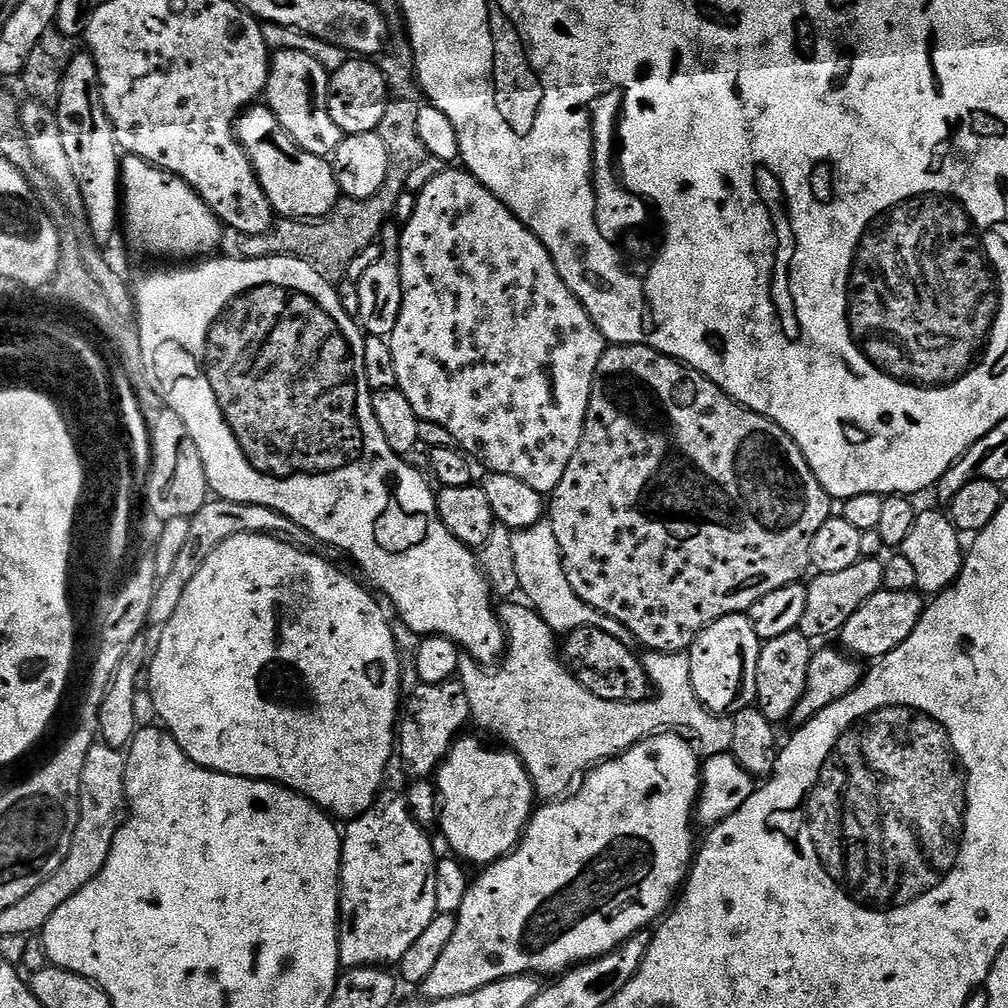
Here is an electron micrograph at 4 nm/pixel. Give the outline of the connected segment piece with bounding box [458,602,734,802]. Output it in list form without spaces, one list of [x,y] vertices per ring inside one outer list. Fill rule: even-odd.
[[[516,602],[501,603],[504,605],[498,608],[506,637],[504,665],[491,672],[480,665],[483,663],[477,657],[464,654],[460,658],[458,679],[470,701],[471,723],[497,736],[501,745],[516,754],[541,801],[561,799],[578,778],[596,765],[613,760],[648,737],[669,730],[687,734],[701,757],[731,753],[734,742],[731,719],[715,716],[709,708],[702,706],[698,694],[694,694],[687,652],[643,653],[644,669],[648,683],[654,689],[654,698],[629,704],[603,700],[590,694],[586,686],[572,677],[558,655],[557,633],[546,626],[544,619],[527,603],[512,603]]]

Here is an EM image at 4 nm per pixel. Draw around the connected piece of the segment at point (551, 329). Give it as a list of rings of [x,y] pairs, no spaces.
[[[452,166],[442,174],[438,174],[438,178],[426,182],[426,186],[416,196],[416,209],[414,210],[413,217],[403,225],[400,234],[400,290],[398,295],[402,298],[402,310],[398,314],[398,326],[394,326],[391,336],[387,337],[387,342],[394,354],[394,370],[398,373],[396,387],[400,389],[402,394],[406,394],[406,399],[410,401],[410,406],[414,406],[414,414],[418,414],[420,421],[438,422],[438,426],[442,426],[448,431],[450,438],[454,438],[456,448],[471,457],[477,465],[479,465],[478,463],[485,464],[485,469],[488,472],[510,474],[510,478],[518,478],[521,482],[526,482],[526,486],[531,486],[533,490],[538,490],[542,494],[551,494],[558,486],[558,482],[562,482],[562,474],[566,474],[566,466],[570,466],[570,458],[574,458],[574,450],[578,450],[578,442],[582,442],[582,430],[586,422],[586,410],[590,406],[590,394],[594,386],[598,362],[602,358],[606,347],[606,341],[603,334],[598,330],[596,323],[590,318],[590,314],[586,314],[582,302],[578,302],[578,298],[570,290],[570,286],[566,286],[566,282],[562,282],[562,278],[558,274],[558,270],[554,266],[554,262],[550,258],[546,246],[542,246],[539,238],[502,201],[494,198],[494,194],[490,194],[490,190],[486,190],[486,186],[479,184],[466,170]]]

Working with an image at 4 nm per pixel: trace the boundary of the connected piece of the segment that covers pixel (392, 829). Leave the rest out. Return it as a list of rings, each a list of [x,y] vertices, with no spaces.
[[[385,791],[377,796],[372,807],[364,811],[361,816],[356,817],[347,825],[342,839],[342,858],[340,859],[340,967],[347,970],[350,968],[362,968],[365,966],[396,966],[399,965],[402,954],[414,946],[414,942],[430,926],[430,922],[438,914],[434,902],[434,878],[436,877],[436,861],[438,853],[432,849],[432,840],[425,829],[420,828],[418,822],[412,816],[408,808],[408,801],[403,795],[395,796],[394,793]]]

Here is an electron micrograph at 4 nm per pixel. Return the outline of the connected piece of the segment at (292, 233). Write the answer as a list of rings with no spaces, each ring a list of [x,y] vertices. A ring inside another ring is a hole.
[[[407,39],[395,40],[391,41],[390,47],[378,60],[388,87],[386,118],[382,118],[378,129],[386,142],[386,151],[390,154],[390,170],[386,174],[382,190],[378,190],[378,194],[374,194],[369,200],[341,199],[336,209],[320,220],[281,219],[271,230],[260,236],[244,237],[240,232],[225,231],[222,236],[223,251],[228,251],[225,253],[235,253],[232,251],[237,248],[240,251],[237,253],[246,260],[293,256],[314,266],[314,270],[318,270],[318,274],[322,274],[322,278],[326,278],[331,284],[339,285],[347,277],[351,264],[361,259],[363,252],[375,240],[377,243],[386,225],[395,217],[398,200],[408,191],[406,178],[410,178],[410,170],[414,170],[414,166],[429,157],[426,146],[422,146],[422,138],[418,138],[418,114],[422,107],[422,93],[420,80],[416,76],[412,46]]]

